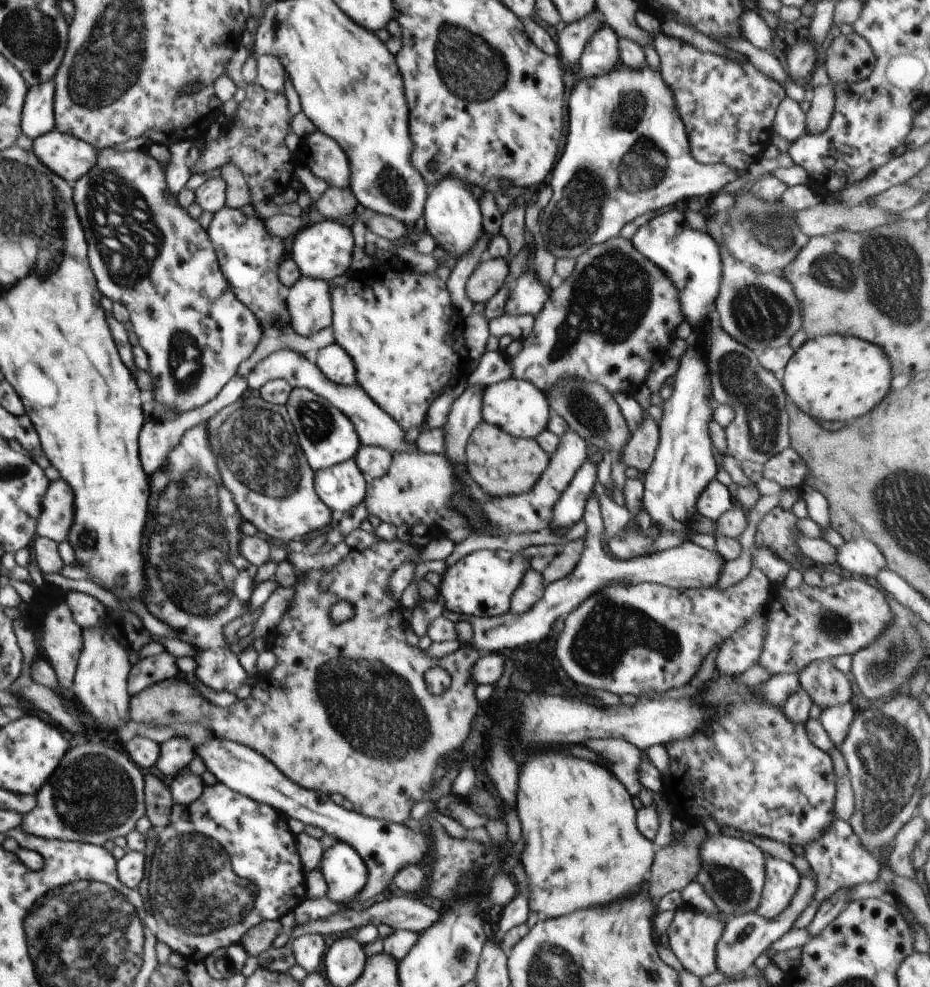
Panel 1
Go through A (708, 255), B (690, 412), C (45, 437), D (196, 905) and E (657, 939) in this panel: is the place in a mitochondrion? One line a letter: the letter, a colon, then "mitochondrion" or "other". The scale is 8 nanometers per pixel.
A: other
B: other
C: other
D: mitochondrion
E: other

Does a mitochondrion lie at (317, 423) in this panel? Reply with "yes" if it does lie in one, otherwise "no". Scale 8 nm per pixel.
yes

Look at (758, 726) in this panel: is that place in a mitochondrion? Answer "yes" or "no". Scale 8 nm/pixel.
yes

